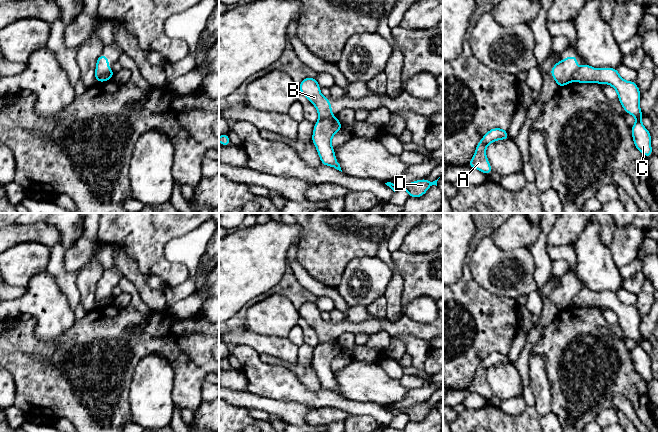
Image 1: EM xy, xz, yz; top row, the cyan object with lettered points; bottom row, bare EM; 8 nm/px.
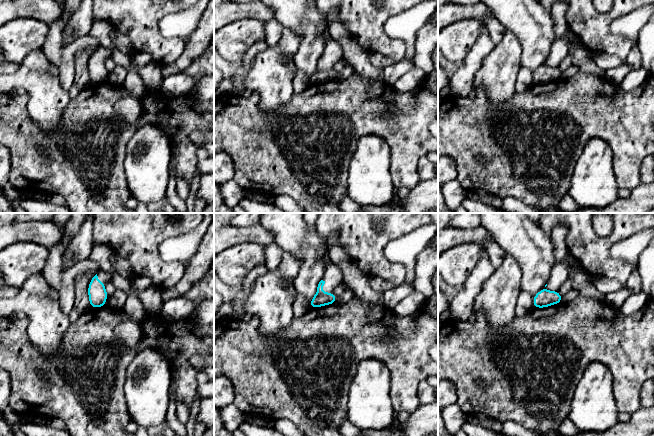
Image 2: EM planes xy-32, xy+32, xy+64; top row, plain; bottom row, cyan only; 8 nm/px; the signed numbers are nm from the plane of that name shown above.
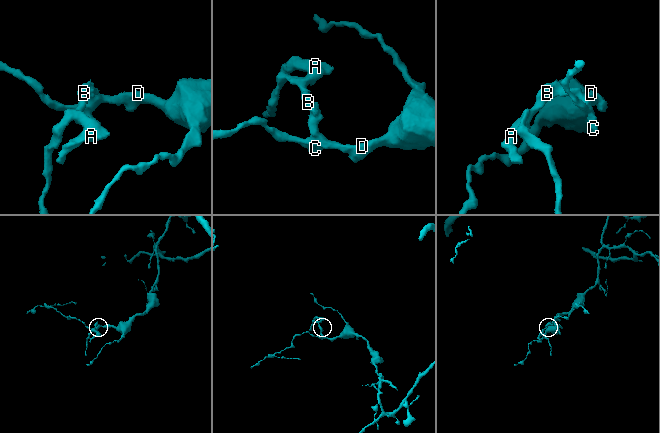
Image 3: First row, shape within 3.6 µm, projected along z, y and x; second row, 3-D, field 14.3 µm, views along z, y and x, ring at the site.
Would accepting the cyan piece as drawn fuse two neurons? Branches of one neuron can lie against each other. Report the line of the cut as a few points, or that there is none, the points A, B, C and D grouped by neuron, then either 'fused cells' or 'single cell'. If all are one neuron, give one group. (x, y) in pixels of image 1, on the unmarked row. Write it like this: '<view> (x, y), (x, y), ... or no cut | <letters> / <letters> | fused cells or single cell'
xy (112, 294), (100, 303), (95, 301) | A B / C D | fused cells

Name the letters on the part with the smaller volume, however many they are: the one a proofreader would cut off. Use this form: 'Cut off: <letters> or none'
Cut off: A, B

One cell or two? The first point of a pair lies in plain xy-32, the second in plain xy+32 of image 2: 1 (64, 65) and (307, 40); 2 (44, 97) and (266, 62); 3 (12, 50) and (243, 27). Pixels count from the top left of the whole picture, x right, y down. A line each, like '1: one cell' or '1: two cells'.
1: two cells
2: one cell
3: one cell

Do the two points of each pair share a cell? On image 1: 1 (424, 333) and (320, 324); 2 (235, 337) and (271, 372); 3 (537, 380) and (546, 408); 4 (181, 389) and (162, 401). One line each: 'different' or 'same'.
1: same
2: different
3: same
4: different

